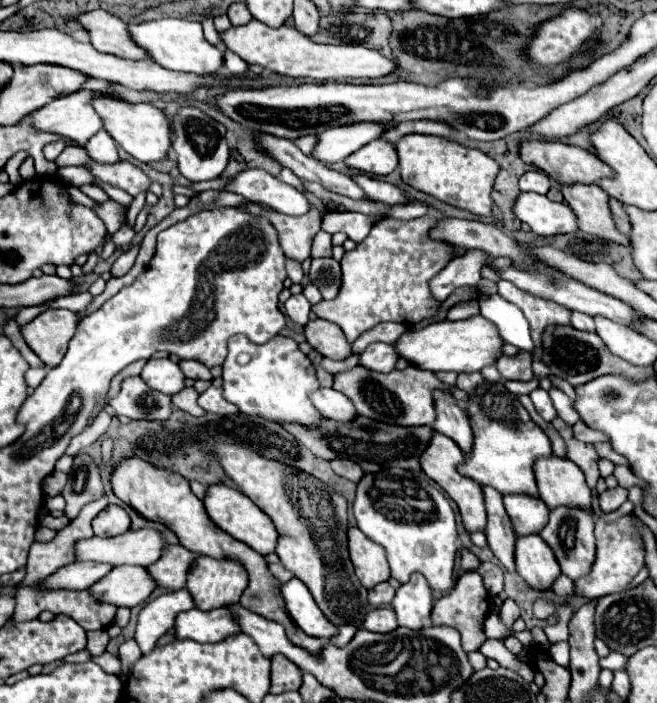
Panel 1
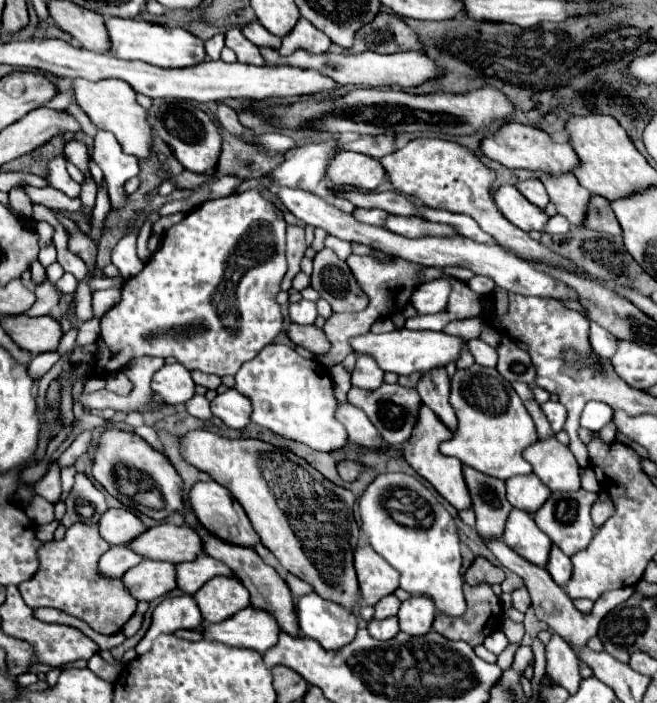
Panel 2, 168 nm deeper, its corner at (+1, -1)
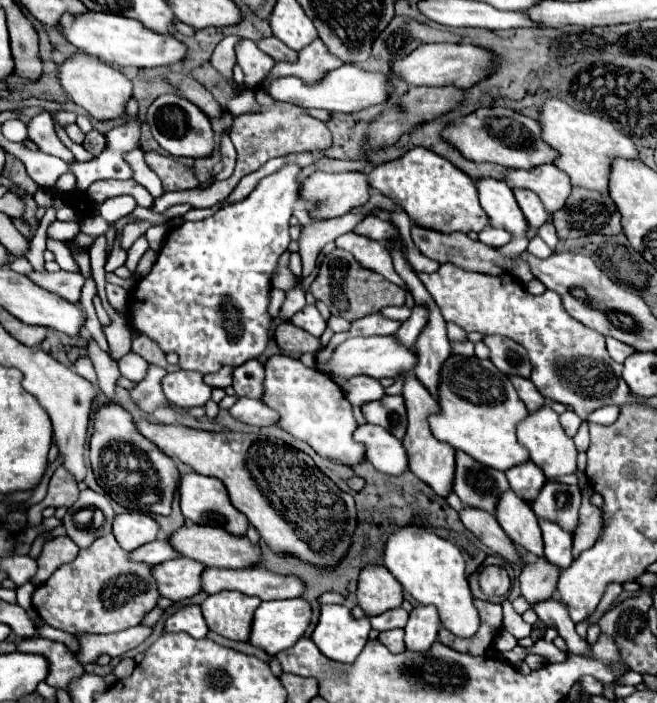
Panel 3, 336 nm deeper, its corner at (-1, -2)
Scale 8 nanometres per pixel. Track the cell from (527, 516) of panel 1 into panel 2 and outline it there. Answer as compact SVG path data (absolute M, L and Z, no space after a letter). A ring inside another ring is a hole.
M535 473L511 477L507 481L509 503L527 513L535 513L535 509L539 509L543 505L543 501L547 501L549 493L551 491L547 489L547 485L543 485Z

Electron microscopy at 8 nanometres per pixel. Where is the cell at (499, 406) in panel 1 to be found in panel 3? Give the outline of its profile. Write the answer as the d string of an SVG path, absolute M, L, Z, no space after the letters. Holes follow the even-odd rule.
M459 354L449 356L449 360L443 364L443 370L441 370L439 406L441 406L441 412L437 416L429 418L431 432L439 442L447 442L455 450L463 450L465 454L469 454L473 460L477 460L489 468L501 470L501 472L507 472L509 468L529 460L527 450L517 442L517 434L515 434L517 424L523 418L527 418L529 412L527 412L525 404L521 402L521 398L517 396L511 380L503 372L495 370L491 360L479 360L477 356L465 358Z

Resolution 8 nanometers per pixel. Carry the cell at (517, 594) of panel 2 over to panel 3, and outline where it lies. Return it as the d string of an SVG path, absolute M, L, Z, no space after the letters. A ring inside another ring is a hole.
M537 558L537 562L523 566L519 576L521 582L521 596L533 606L537 602L545 602L553 596L557 588L559 568L549 564L545 558Z

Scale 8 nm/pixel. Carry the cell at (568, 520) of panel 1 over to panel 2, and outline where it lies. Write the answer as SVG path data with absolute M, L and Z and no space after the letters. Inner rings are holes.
M579 489L575 493L555 491L549 495L549 499L543 503L543 507L539 507L539 511L533 513L533 519L539 525L539 529L543 533L547 533L549 539L555 545L559 545L559 549L563 549L563 553L567 553L571 557L575 551L585 549L595 535L595 525L589 515L595 499L597 499L597 493L589 493L585 489Z

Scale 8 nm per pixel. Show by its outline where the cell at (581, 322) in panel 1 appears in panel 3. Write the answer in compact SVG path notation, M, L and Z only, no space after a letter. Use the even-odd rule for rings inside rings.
M609 336L605 338L605 342L607 342L607 352L615 362L625 362L625 358L635 352L631 346L625 346L623 342L617 342L615 338L609 338Z

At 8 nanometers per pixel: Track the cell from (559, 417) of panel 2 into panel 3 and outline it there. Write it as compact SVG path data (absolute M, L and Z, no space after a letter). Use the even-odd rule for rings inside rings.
M565 410L565 412L559 416L559 422L561 422L561 426L563 426L563 430L565 430L567 436L575 436L575 432L577 432L577 428L579 428L579 424L581 424L579 416L577 416L573 410Z

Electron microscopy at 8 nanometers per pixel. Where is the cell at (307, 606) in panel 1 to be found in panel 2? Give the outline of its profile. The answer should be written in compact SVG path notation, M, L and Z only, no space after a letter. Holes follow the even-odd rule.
M309 593L299 597L299 627L323 649L337 651L355 639L357 617L353 611Z

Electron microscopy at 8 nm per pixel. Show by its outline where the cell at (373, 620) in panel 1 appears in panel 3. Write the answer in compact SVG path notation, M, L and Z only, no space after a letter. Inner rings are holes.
M387 630L379 634L379 642L383 646L387 646L391 652L403 652L405 644L403 644L403 630Z

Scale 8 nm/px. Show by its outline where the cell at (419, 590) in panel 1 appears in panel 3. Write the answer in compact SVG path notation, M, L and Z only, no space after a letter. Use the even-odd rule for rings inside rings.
M415 606L405 626L405 646L419 652L429 650L429 646L437 640L439 628L441 620L435 606Z

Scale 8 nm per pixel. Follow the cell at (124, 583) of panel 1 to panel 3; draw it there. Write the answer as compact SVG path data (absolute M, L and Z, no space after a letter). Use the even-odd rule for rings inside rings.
M175 558L153 566L153 578L157 578L157 590L163 598L173 602L191 598L201 592L203 564L189 558Z

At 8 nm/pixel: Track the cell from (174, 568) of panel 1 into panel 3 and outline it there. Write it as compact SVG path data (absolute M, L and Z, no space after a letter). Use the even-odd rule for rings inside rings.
M253 566L249 570L221 570L205 568L201 574L203 592L215 594L221 590L237 590L247 596L257 596L261 600L279 598L299 598L303 594L301 580L293 576L279 576L263 566Z

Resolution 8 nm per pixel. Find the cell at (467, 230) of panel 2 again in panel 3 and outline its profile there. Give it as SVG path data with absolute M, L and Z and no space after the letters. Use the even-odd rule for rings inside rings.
M487 228L479 232L479 240L489 244L489 246L505 246L511 240L511 234L507 230L497 230L497 228Z

